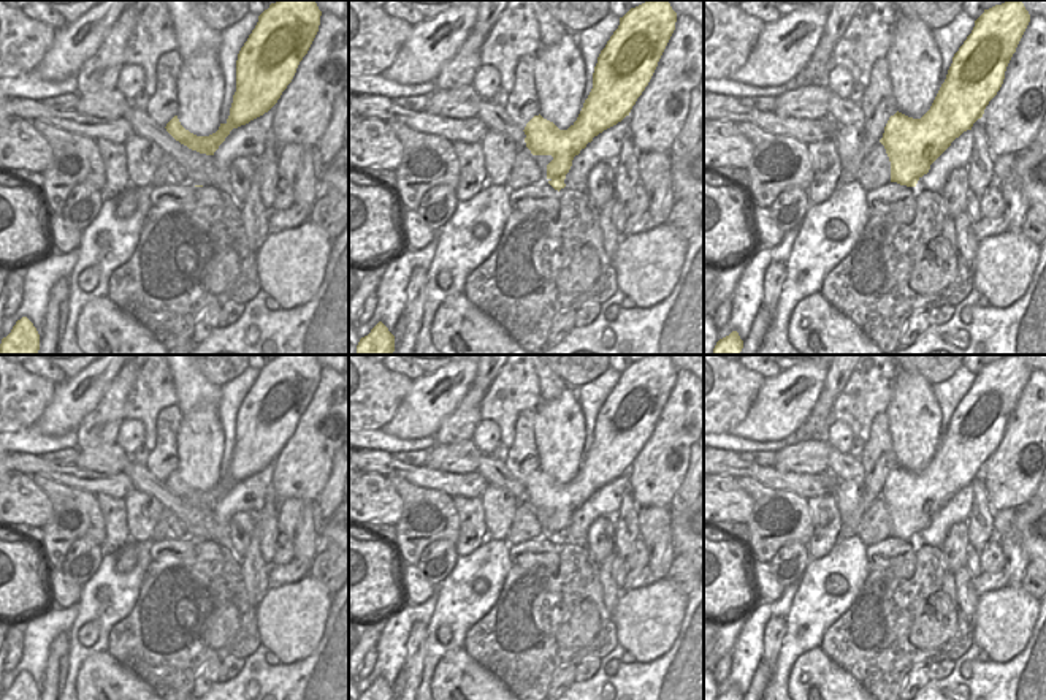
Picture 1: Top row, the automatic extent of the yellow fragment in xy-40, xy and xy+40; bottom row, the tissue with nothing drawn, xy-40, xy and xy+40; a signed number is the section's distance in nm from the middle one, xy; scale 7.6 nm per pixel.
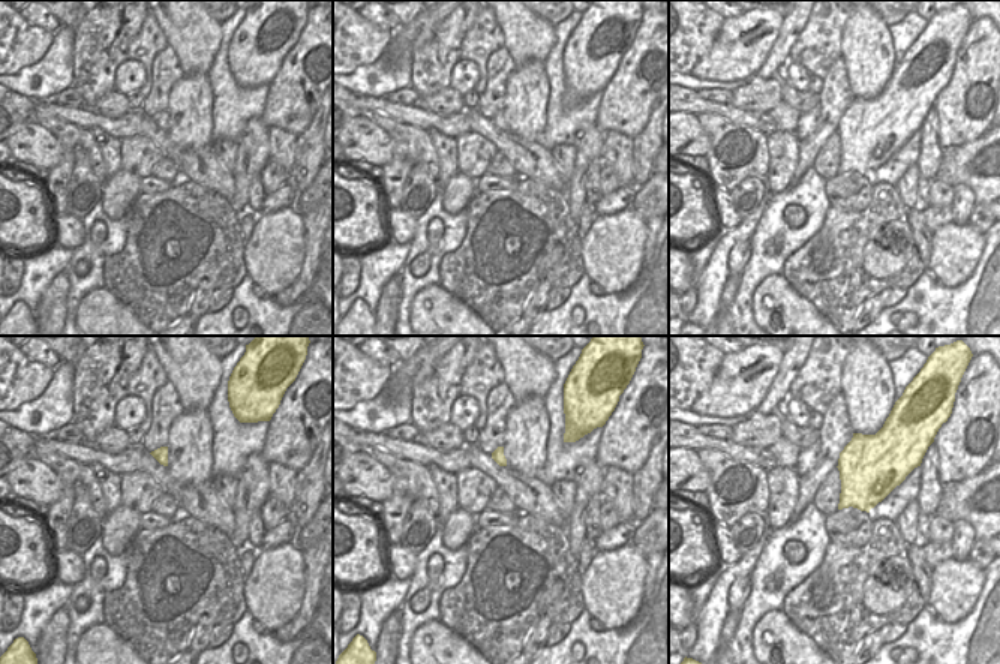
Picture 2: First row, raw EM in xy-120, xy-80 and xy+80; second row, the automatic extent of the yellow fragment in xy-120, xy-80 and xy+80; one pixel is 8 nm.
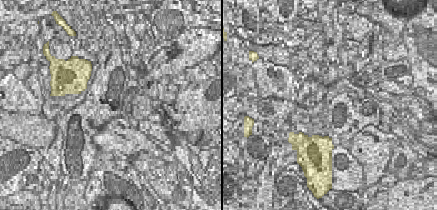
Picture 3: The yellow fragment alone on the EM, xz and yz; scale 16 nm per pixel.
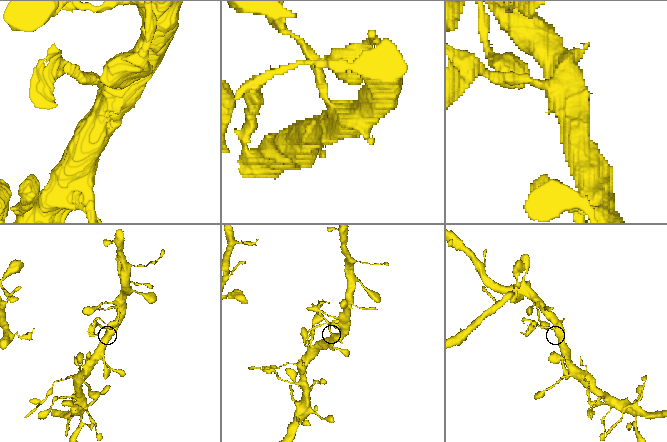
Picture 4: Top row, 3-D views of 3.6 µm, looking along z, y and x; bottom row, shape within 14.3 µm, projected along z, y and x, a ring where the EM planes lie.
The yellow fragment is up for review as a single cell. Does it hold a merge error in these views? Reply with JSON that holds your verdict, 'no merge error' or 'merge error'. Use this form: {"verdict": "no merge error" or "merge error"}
{"verdict": "merge error"}

